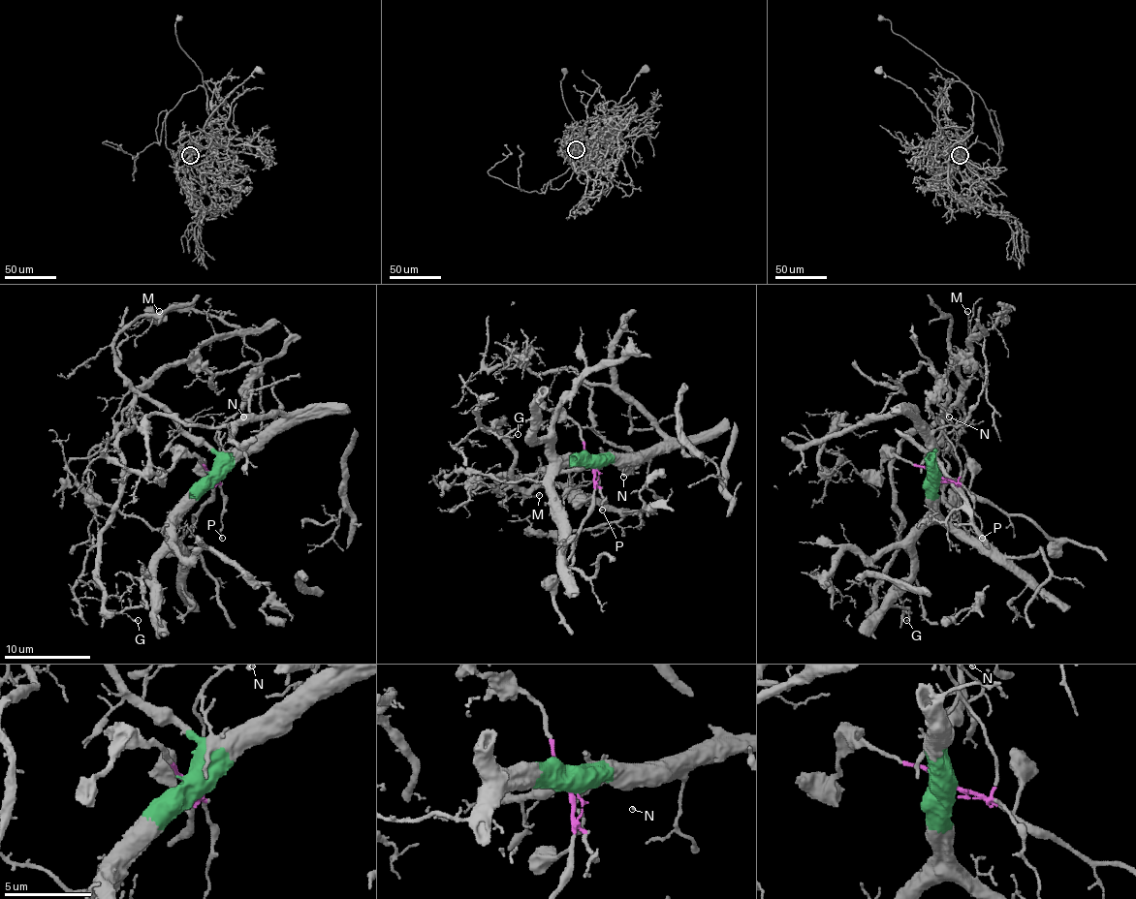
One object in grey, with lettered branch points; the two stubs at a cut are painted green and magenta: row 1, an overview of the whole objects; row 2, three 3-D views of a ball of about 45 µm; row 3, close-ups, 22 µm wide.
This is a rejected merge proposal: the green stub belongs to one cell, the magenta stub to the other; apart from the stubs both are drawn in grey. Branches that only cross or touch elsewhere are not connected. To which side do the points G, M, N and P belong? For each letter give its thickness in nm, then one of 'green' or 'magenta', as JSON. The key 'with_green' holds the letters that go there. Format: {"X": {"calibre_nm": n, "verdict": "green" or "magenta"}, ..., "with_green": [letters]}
{"G": {"calibre_nm": 100, "verdict": "green"}, "M": {"calibre_nm": 110, "verdict": "green"}, "N": {"calibre_nm": 130, "verdict": "magenta"}, "P": {"calibre_nm": 120, "verdict": "magenta"}, "with_green": ["G", "M"]}

